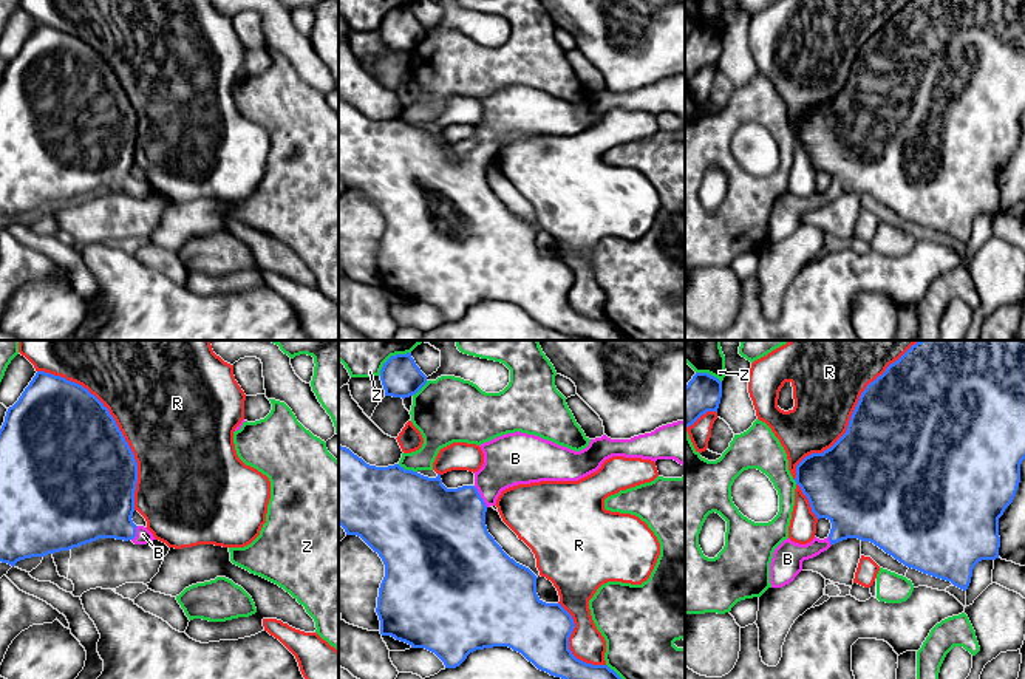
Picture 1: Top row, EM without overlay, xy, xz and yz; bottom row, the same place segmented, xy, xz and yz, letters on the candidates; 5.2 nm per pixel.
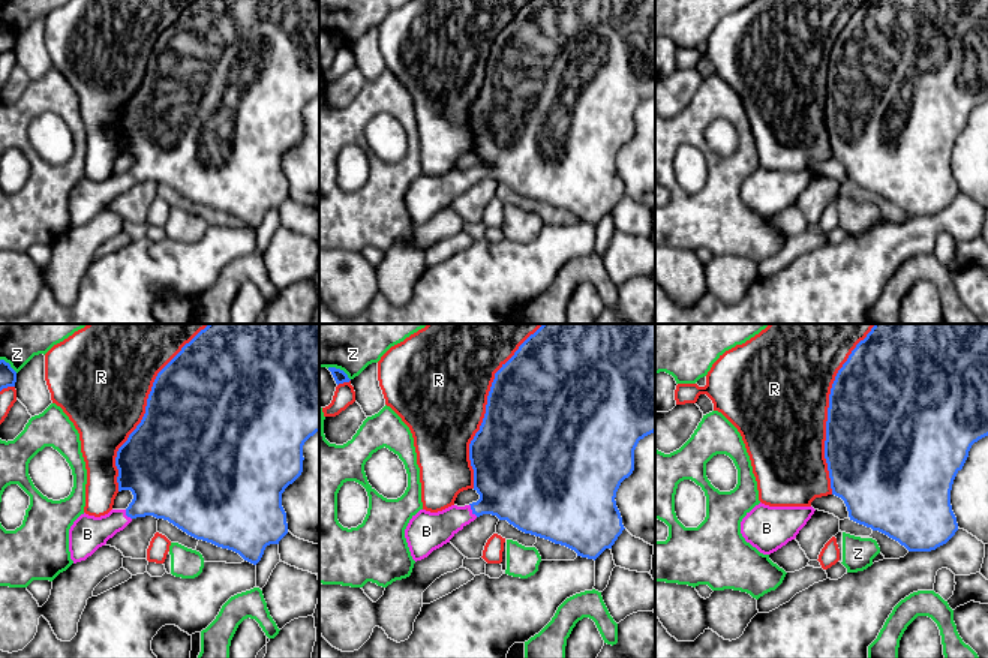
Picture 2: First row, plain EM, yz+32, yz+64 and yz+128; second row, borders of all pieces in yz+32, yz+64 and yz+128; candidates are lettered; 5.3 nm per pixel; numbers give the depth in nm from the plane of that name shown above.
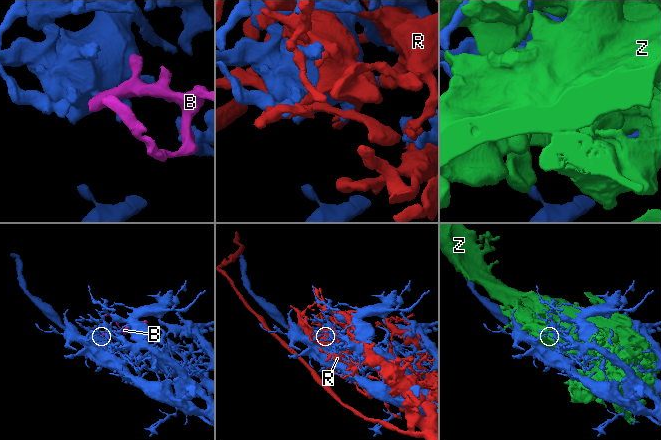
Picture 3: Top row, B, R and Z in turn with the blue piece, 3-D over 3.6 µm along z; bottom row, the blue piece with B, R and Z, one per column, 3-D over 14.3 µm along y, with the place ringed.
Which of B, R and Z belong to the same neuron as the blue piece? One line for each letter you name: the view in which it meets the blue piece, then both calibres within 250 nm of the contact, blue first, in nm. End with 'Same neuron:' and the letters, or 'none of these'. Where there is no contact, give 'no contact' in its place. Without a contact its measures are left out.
B: meets blue in xz; 440 nm thick on the blue side, 260 nm on the other
Same neuron: B

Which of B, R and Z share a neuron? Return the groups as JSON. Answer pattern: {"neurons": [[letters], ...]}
{"neurons": [["B"], ["R"], ["Z"]]}

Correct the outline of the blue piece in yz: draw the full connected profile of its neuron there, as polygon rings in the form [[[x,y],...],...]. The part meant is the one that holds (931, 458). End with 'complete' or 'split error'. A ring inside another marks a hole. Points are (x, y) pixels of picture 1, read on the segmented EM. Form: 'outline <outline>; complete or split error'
outline [[[918,340],[898,360],[890,363],[886,371],[870,382],[861,393],[860,401],[850,416],[846,433],[822,453],[812,453],[796,466],[796,484],[807,496],[816,518],[827,518],[832,529],[827,538],[813,538],[807,544],[799,544],[790,538],[784,540],[773,552],[770,563],[771,588],[782,588],[795,580],[802,571],[802,561],[819,555],[832,544],[858,538],[870,541],[886,554],[908,568],[923,574],[951,582],[966,591],[974,566],[982,560],[999,558],[1000,537],[999,518],[1013,503],[1019,483],[1020,464],[1025,459],[1025,340]]]; split error

